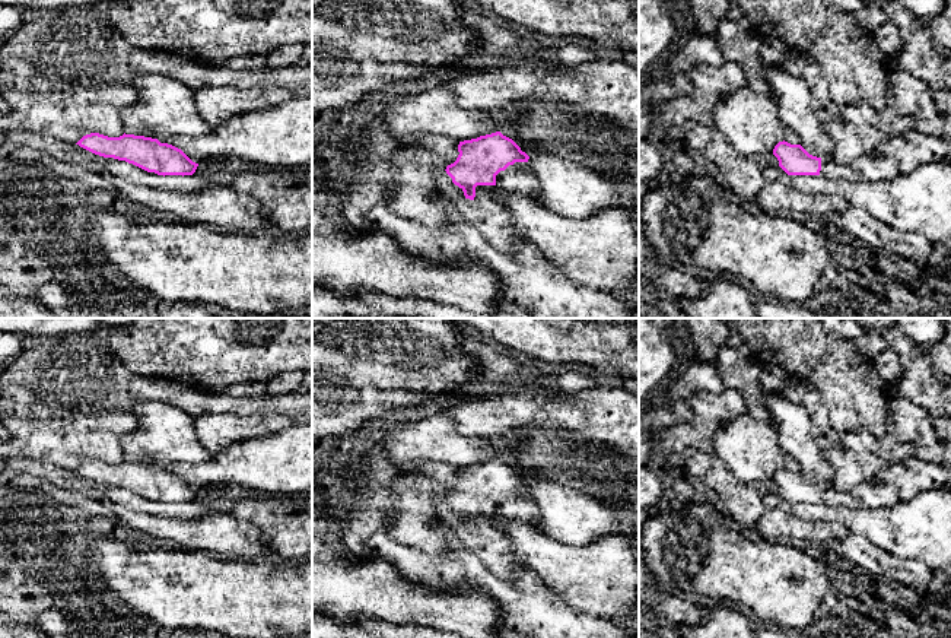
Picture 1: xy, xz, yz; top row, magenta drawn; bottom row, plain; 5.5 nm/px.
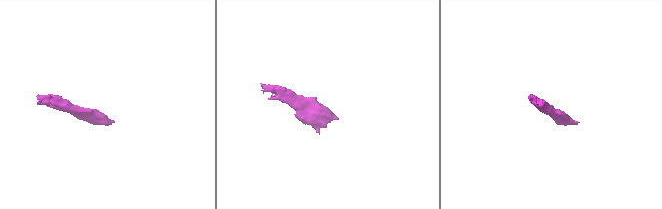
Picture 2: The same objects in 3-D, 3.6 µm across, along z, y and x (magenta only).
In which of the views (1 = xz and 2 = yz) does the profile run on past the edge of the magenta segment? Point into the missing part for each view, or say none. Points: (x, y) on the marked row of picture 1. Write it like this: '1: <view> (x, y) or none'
1: xz (517, 180)
2: yz (830, 170)

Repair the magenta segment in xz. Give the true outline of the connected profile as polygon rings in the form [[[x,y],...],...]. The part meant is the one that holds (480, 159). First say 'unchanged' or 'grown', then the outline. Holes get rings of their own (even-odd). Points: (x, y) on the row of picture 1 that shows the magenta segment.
grown | [[[496,131],[459,142],[458,152],[457,161],[448,165],[445,171],[452,178],[452,182],[464,191],[465,199],[474,200],[477,185],[494,185],[502,194],[521,196],[540,203],[543,188],[528,168],[529,156],[512,139]]]

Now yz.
grown | [[[785,140],[775,146],[773,155],[788,175],[820,175],[830,180],[861,178],[859,169],[855,165],[839,165],[831,156],[812,156],[801,145],[791,145]]]

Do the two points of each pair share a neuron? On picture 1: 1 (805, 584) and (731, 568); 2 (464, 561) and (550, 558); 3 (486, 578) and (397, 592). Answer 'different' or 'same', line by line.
1: same
2: different
3: different

